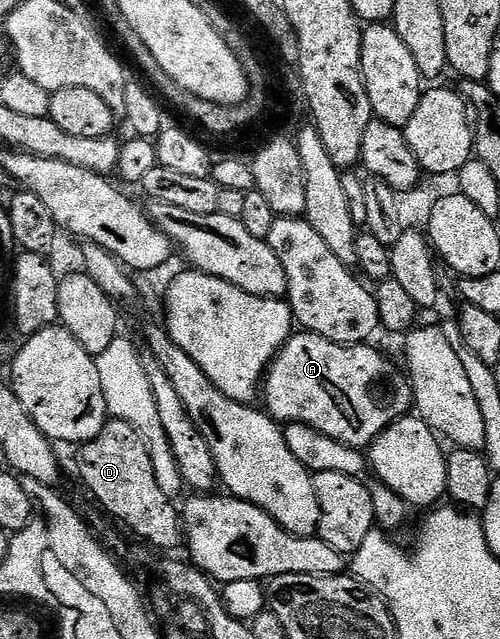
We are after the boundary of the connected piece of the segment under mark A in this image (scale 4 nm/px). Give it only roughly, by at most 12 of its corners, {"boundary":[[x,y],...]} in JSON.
{"boundary":[[291,334],[264,407],[350,447],[415,406],[370,346]]}

